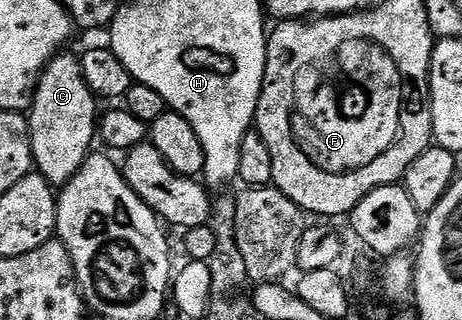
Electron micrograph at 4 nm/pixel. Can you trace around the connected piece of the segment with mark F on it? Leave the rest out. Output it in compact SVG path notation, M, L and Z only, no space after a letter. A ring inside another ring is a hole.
M366 45L364 62L354 62L354 68L350 68L348 62L344 60L344 72L348 72L348 76L352 76L352 80L356 80L356 84L364 84L364 92L368 92L368 100L372 100L372 104L368 104L368 112L364 112L364 120L356 120L356 124L348 124L348 120L340 120L340 108L336 108L336 96L332 96L334 108L326 108L328 112L324 112L324 108L320 108L312 122L312 118L308 118L302 112L302 102L298 98L294 125L295 138L304 142L307 153L317 163L323 164L326 169L336 171L365 165L381 149L385 148L389 141L396 141L396 135L400 131L403 79L398 74L398 66L393 66L392 61L379 52L379 49ZM316 120L320 120L322 124L316 124Z

